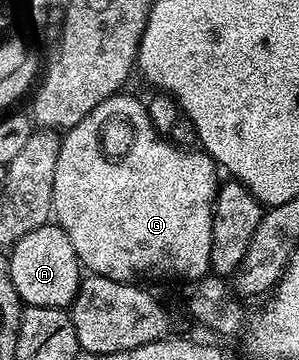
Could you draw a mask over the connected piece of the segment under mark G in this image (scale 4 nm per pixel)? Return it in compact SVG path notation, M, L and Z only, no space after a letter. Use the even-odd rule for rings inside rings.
M121 91L116 96L98 103L90 115L82 119L73 129L63 134L58 151L58 167L54 167L54 199L52 212L55 224L70 235L70 243L74 243L74 251L78 255L81 266L89 274L114 279L125 283L143 282L143 277L181 277L181 282L198 281L209 276L210 247L212 246L212 205L216 202L218 166L207 153L195 148L180 148L156 132L148 114L148 106L136 97L127 97L127 92Z

